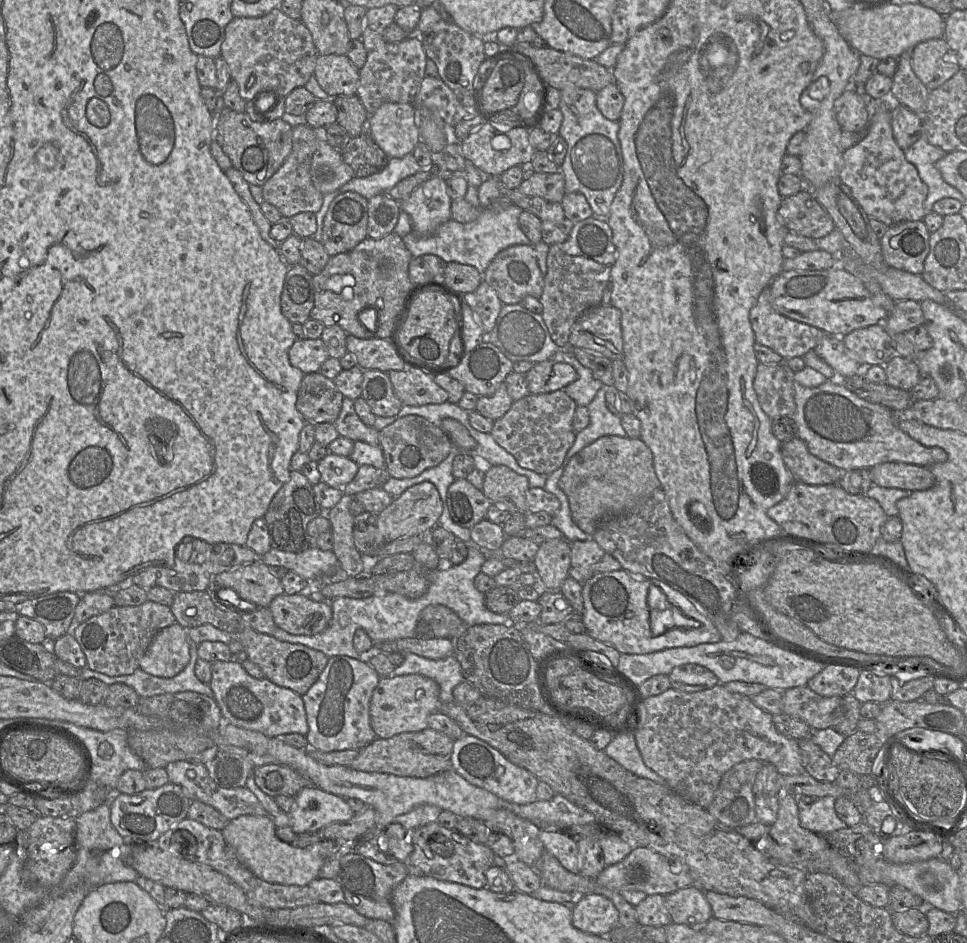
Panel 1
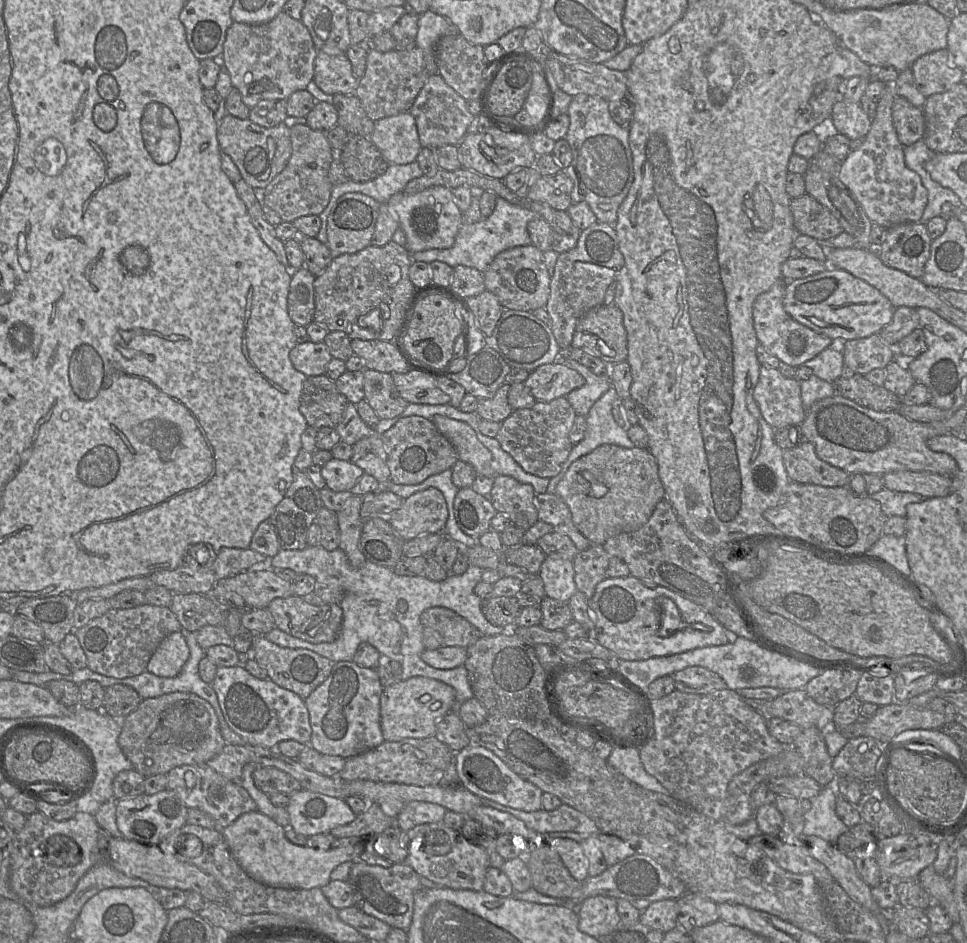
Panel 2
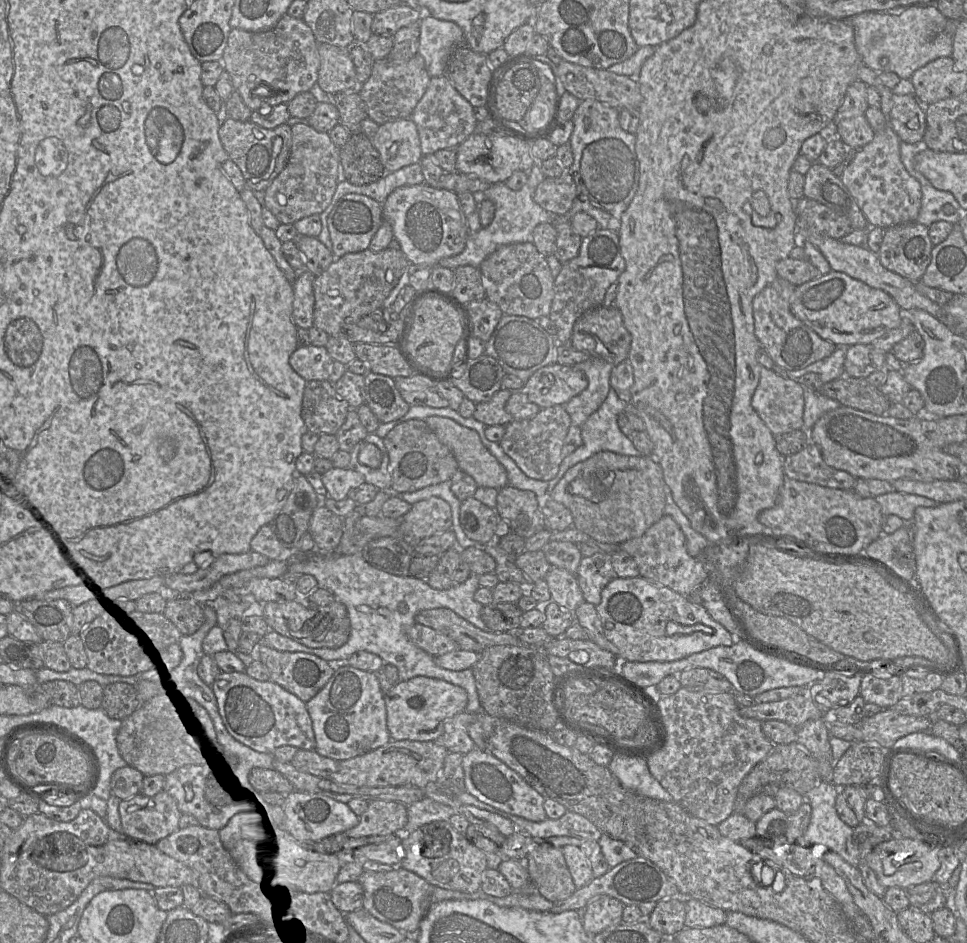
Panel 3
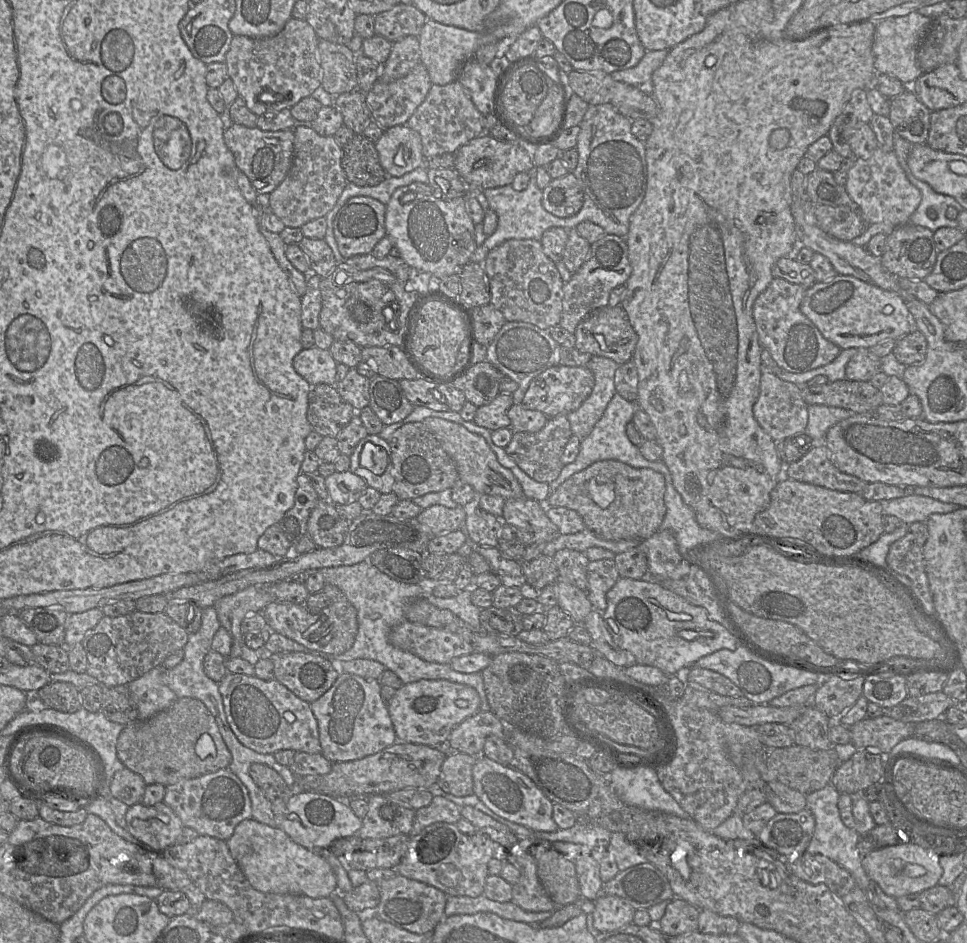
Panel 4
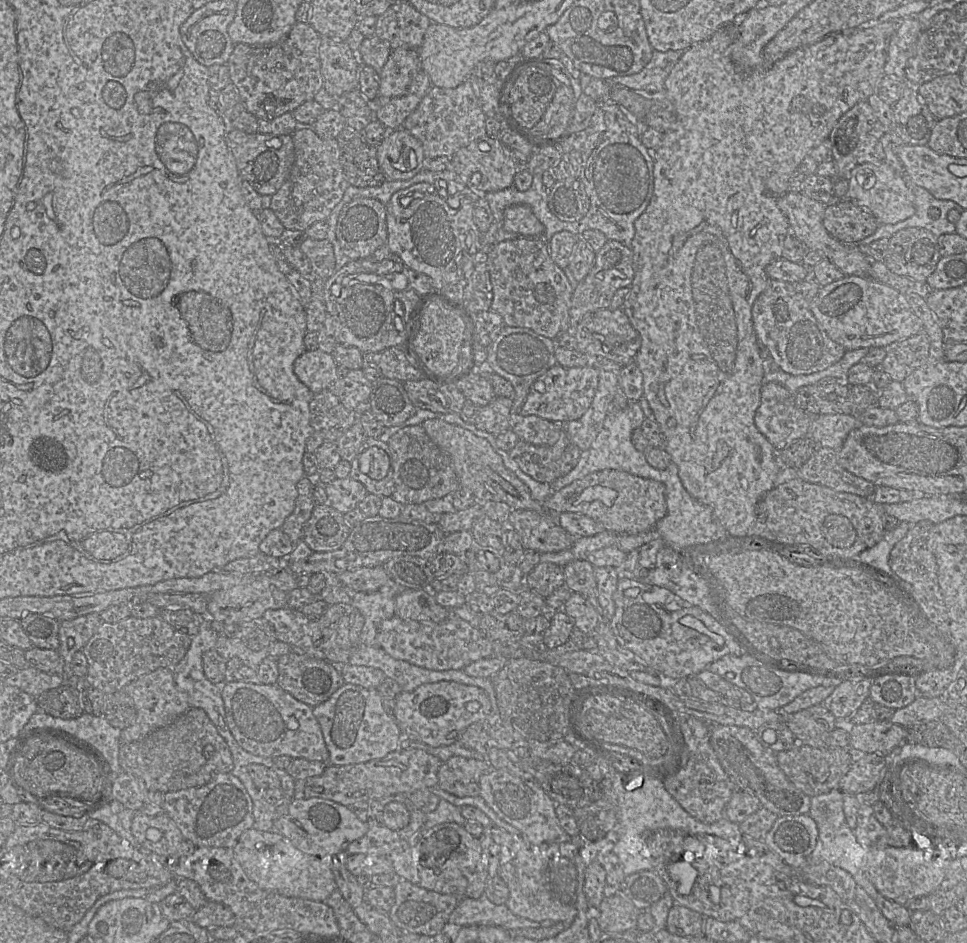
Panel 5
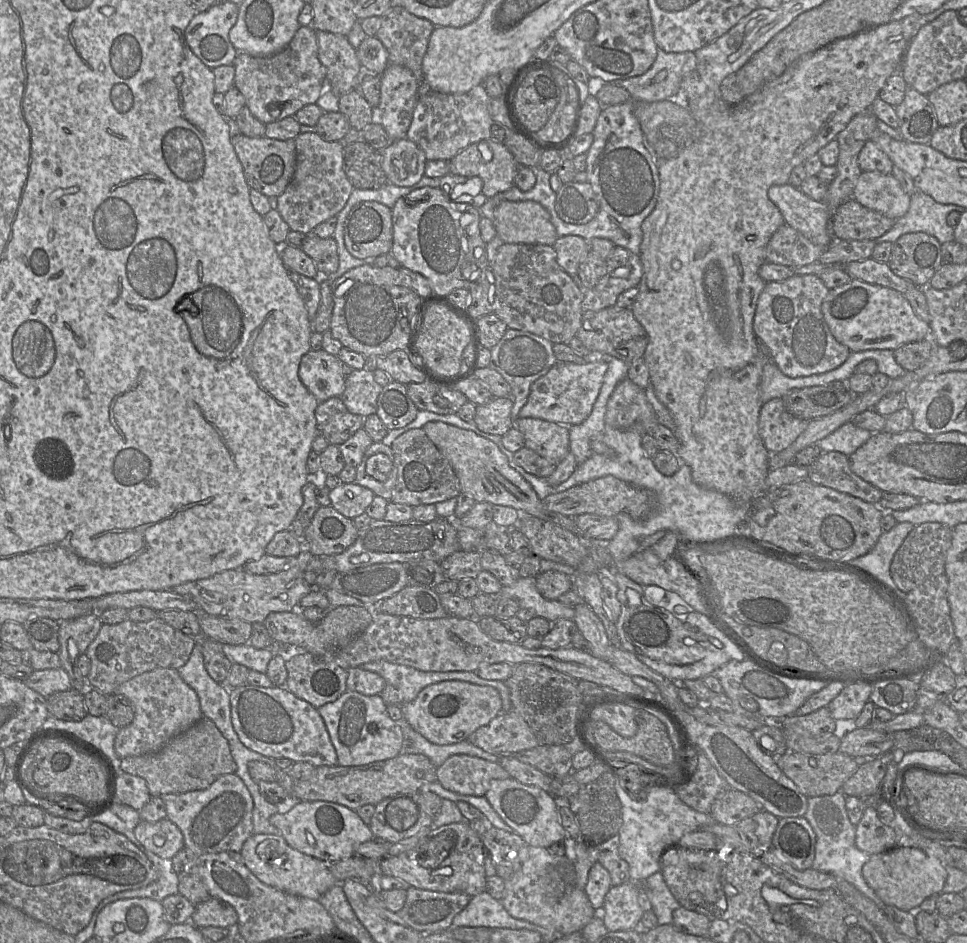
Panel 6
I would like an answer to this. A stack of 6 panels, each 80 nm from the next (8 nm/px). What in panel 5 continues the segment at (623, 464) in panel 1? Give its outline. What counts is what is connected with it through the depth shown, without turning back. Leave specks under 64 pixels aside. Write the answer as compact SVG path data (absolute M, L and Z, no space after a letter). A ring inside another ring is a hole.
M615 469L596 471L577 479L552 492L544 504L555 514L580 513L600 523L605 531L629 535L653 529L667 513L663 483Z

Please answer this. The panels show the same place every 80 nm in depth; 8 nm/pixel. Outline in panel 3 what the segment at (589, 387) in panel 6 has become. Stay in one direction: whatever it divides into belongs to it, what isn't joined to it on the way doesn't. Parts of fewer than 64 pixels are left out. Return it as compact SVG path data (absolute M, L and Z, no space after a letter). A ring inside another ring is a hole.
M555 363L537 370L525 382L521 392L542 409L566 404L587 385L588 380L582 371Z

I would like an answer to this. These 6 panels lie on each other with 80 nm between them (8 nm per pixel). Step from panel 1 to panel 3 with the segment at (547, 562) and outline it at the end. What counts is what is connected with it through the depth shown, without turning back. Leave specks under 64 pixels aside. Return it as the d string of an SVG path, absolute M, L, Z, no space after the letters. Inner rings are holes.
M552 566L545 580L549 587L552 601L563 609L574 612L585 601L574 574Z

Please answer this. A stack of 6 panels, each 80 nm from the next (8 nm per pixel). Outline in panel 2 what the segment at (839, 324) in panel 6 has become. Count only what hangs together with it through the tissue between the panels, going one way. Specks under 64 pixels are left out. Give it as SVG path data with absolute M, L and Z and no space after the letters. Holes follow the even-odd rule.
M833 267L807 278L788 281L783 305L794 320L829 337L833 343L879 334L891 322L895 310L889 299L876 288Z

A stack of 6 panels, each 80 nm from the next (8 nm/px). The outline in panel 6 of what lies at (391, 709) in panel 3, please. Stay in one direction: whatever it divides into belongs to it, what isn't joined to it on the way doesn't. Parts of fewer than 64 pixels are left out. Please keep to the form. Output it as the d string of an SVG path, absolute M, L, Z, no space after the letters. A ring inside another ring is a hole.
M452 680L425 687L413 701L403 704L401 710L410 726L429 742L449 745L467 740L478 728L498 716L502 711L502 700L492 686Z

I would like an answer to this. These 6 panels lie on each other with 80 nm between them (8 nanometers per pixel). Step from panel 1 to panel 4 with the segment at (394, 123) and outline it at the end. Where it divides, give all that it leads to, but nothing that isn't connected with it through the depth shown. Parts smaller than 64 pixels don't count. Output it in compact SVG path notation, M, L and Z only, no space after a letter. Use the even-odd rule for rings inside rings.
M406 125L385 130L375 142L380 163L389 176L400 177L425 165L419 133Z

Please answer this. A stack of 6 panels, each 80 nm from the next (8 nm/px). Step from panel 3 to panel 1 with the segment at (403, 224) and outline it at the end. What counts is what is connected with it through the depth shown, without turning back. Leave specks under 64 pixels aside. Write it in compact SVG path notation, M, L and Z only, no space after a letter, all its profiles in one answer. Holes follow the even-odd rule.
M432 177L416 188L405 200L398 201L400 211L406 212L411 220L412 230L416 234L431 235L443 223L451 219L452 199L447 193L446 181L441 177Z

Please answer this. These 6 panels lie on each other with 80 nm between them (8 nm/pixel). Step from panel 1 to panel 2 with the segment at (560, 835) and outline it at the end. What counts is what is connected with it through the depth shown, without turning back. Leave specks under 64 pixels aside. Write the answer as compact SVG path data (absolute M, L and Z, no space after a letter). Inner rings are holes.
M549 838L548 844L561 857L571 875L580 882L588 877L588 860L580 843L570 838Z

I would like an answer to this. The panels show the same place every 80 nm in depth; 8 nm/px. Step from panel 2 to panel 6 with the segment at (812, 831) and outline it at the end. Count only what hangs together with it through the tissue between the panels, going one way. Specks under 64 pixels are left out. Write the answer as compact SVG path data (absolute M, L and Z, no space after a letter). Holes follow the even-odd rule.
M841 791L833 795L808 798L808 808L804 817L810 823L816 835L815 858L811 869L843 878L871 899L883 911L886 904L882 902L863 877L862 869L870 855L856 846L856 826L849 820L845 799L846 795Z

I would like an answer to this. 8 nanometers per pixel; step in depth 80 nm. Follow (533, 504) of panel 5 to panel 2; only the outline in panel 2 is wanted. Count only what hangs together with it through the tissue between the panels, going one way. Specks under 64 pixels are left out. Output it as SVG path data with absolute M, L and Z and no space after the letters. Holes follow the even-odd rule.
M436 415L431 420L453 445L458 459L470 464L478 476L494 478L497 475L491 452L478 440L471 426L441 415Z

